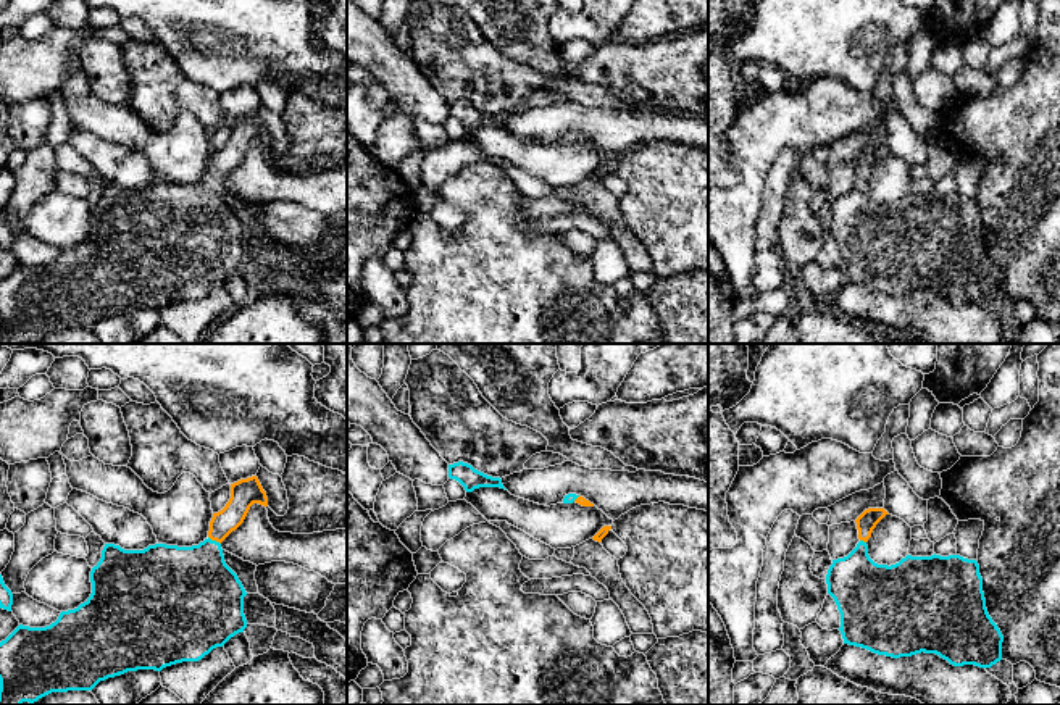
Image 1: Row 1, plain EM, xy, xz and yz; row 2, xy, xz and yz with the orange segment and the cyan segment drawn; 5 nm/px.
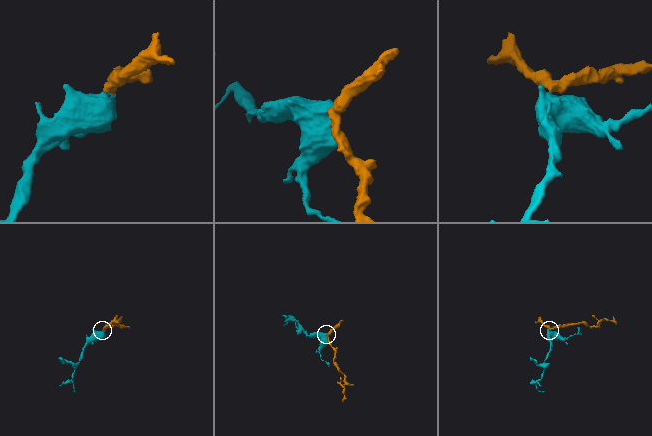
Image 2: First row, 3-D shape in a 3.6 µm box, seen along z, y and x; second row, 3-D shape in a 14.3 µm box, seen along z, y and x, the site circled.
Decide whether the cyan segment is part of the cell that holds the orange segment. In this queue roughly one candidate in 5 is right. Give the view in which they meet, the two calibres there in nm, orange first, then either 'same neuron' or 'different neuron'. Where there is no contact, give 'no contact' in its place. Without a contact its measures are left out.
contact in xy; calibres 120 and 380 nm; same neuron

